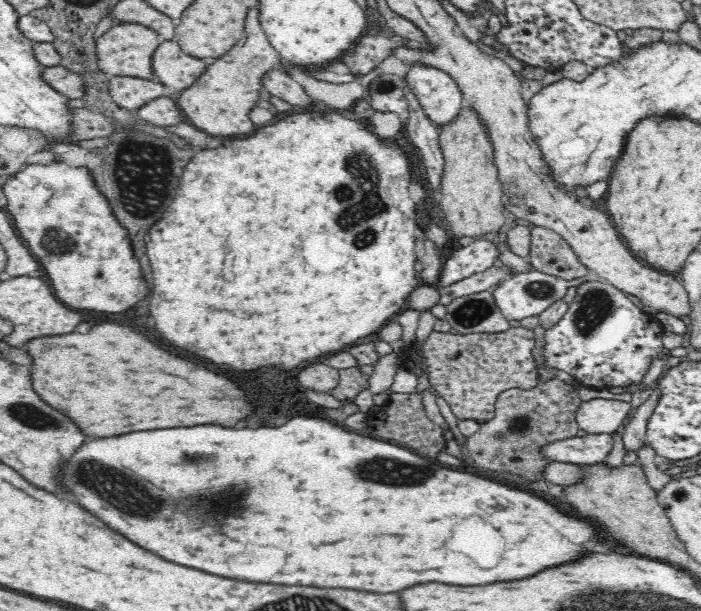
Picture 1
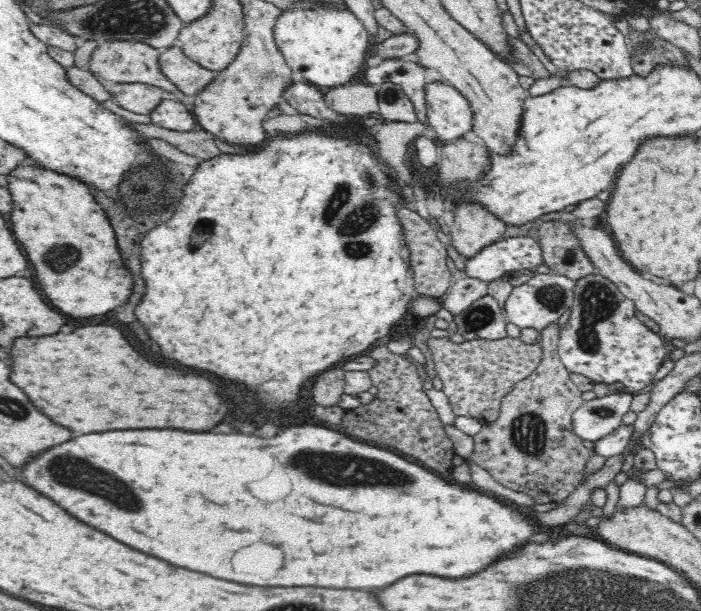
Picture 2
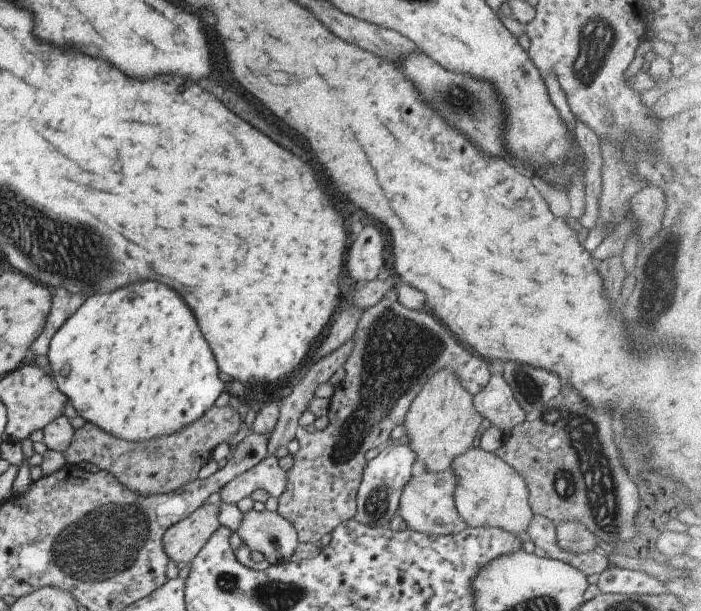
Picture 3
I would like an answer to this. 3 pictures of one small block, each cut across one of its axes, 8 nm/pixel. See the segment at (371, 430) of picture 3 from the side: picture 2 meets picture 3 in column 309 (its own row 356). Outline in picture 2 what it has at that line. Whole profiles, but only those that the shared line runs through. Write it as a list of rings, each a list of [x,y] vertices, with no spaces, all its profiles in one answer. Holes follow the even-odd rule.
[[[507,336],[498,340],[476,338],[460,344],[446,337],[430,337],[427,346],[454,415],[470,417],[482,424],[499,418],[502,398],[533,374],[543,360],[543,350],[538,343],[528,344]]]

